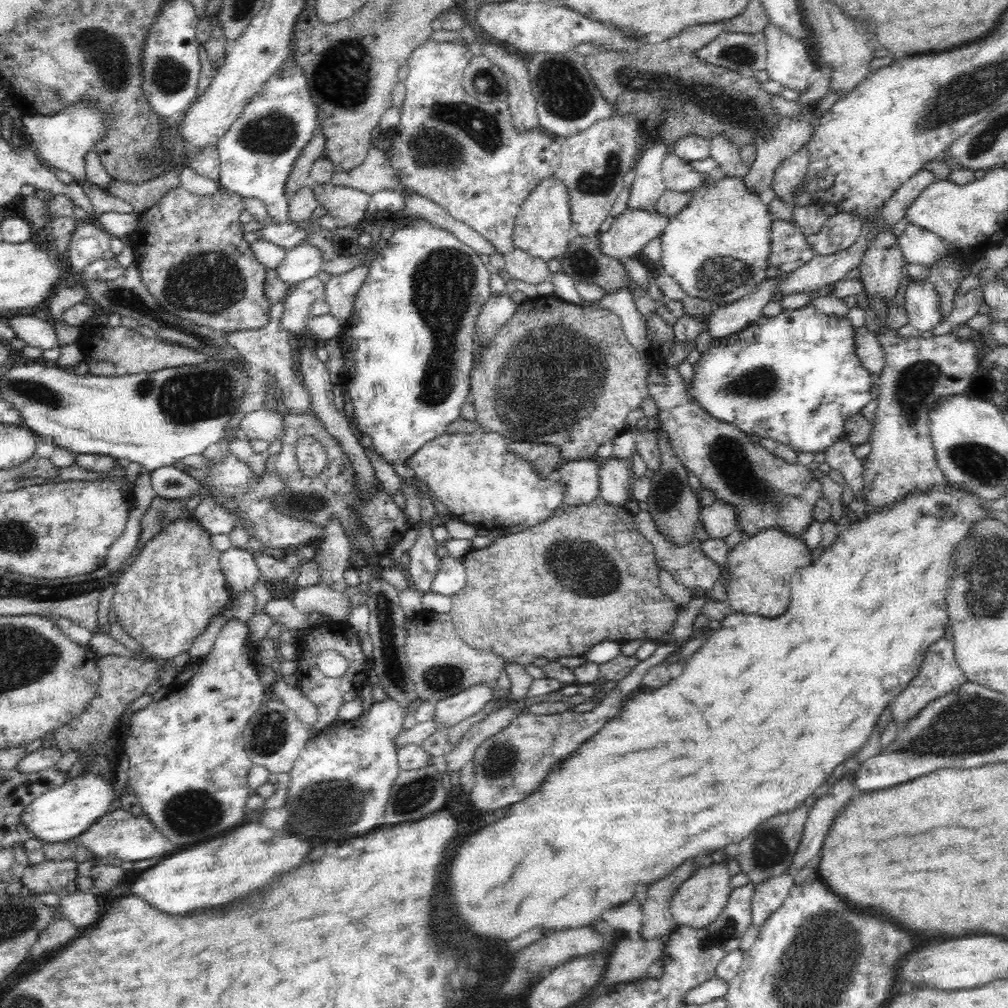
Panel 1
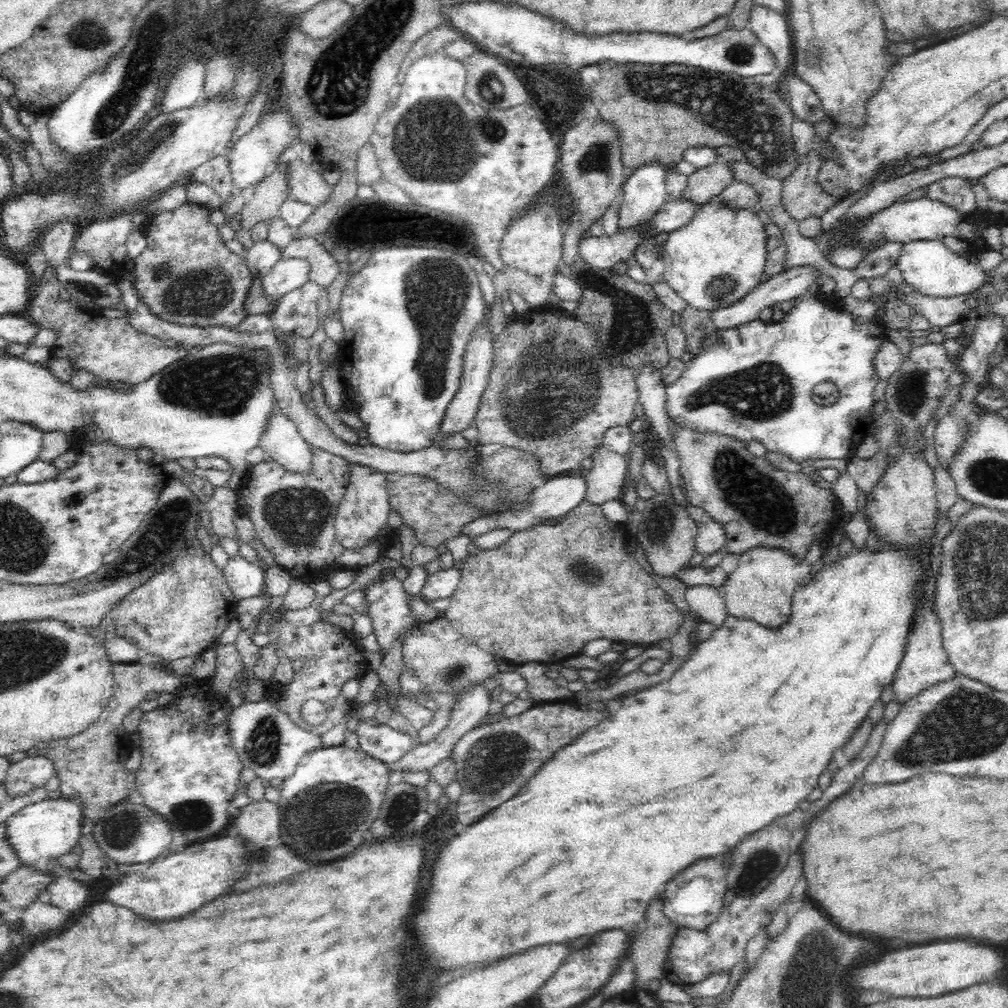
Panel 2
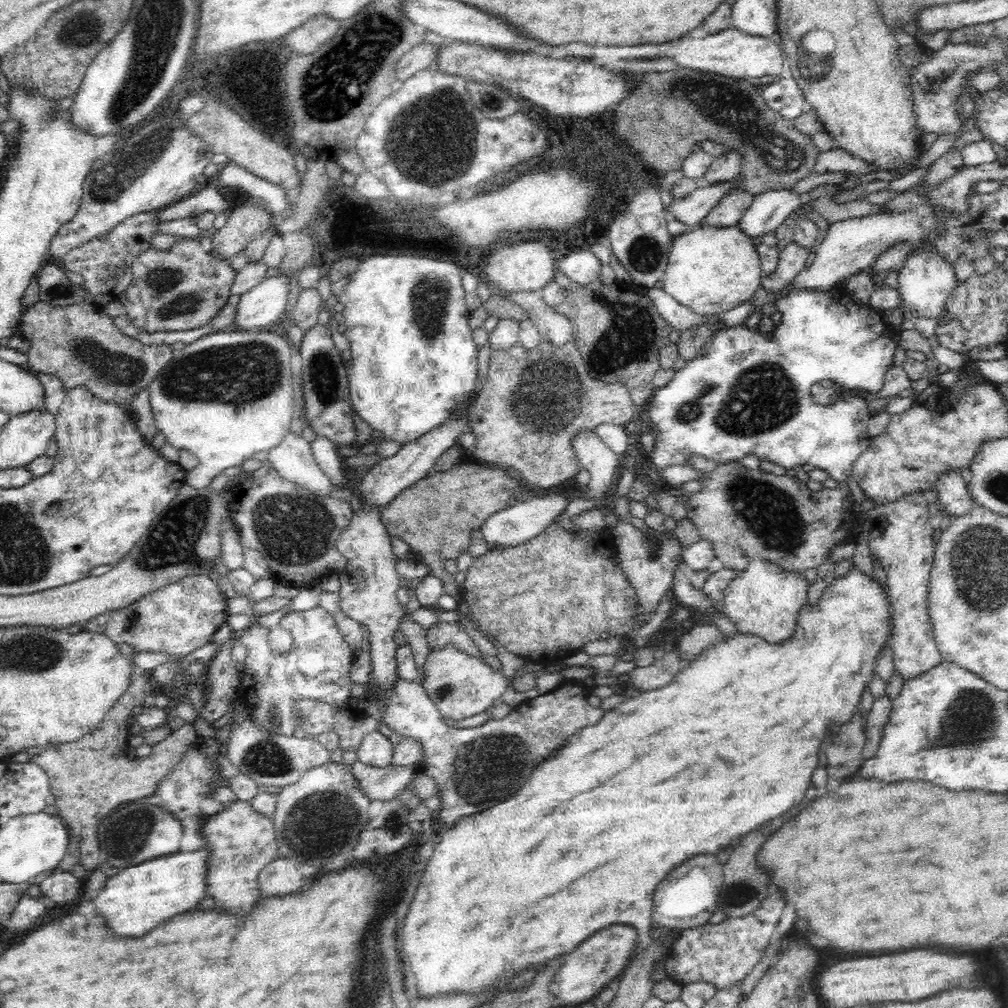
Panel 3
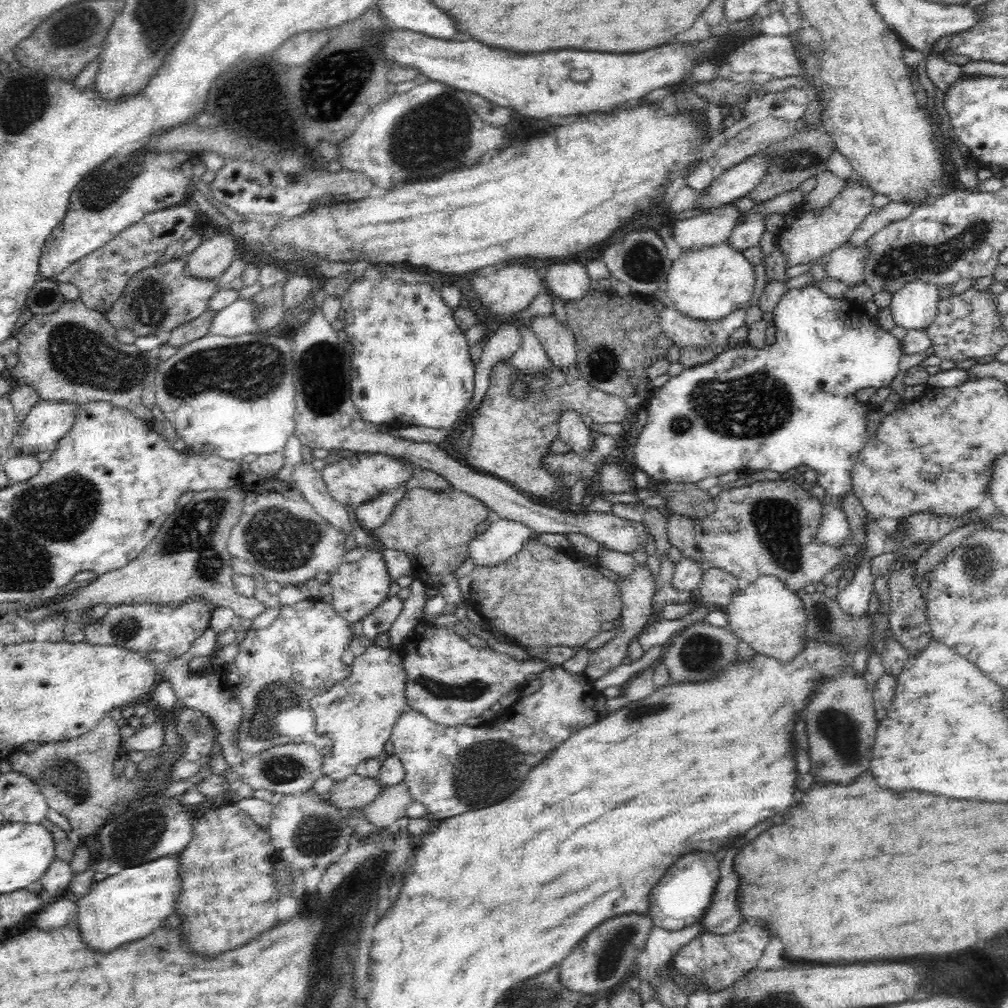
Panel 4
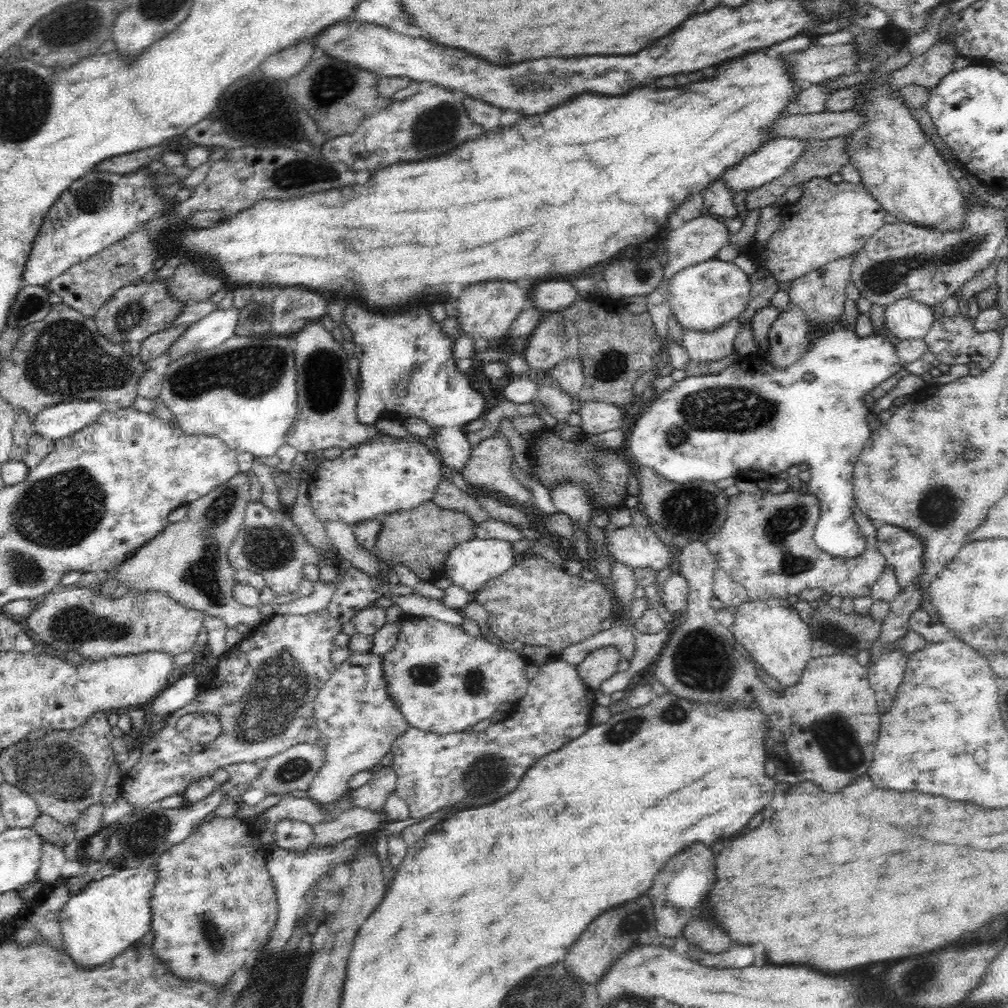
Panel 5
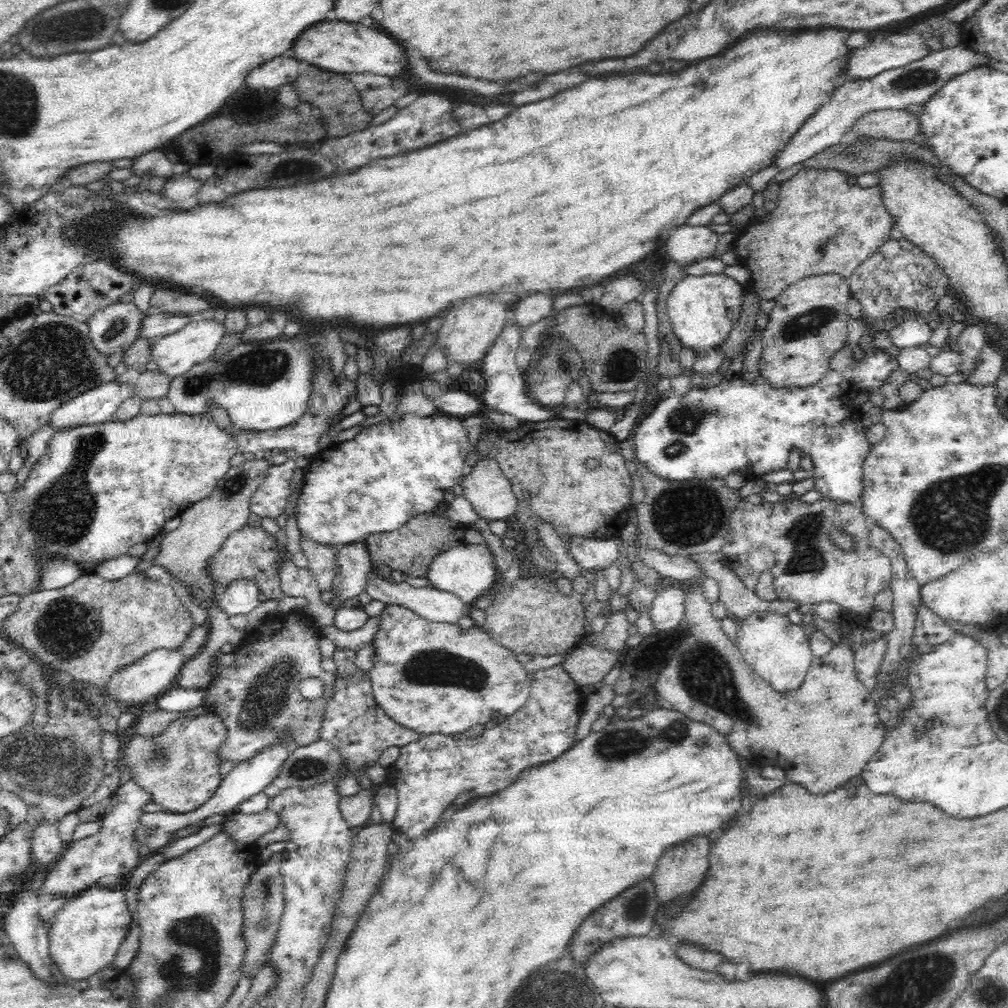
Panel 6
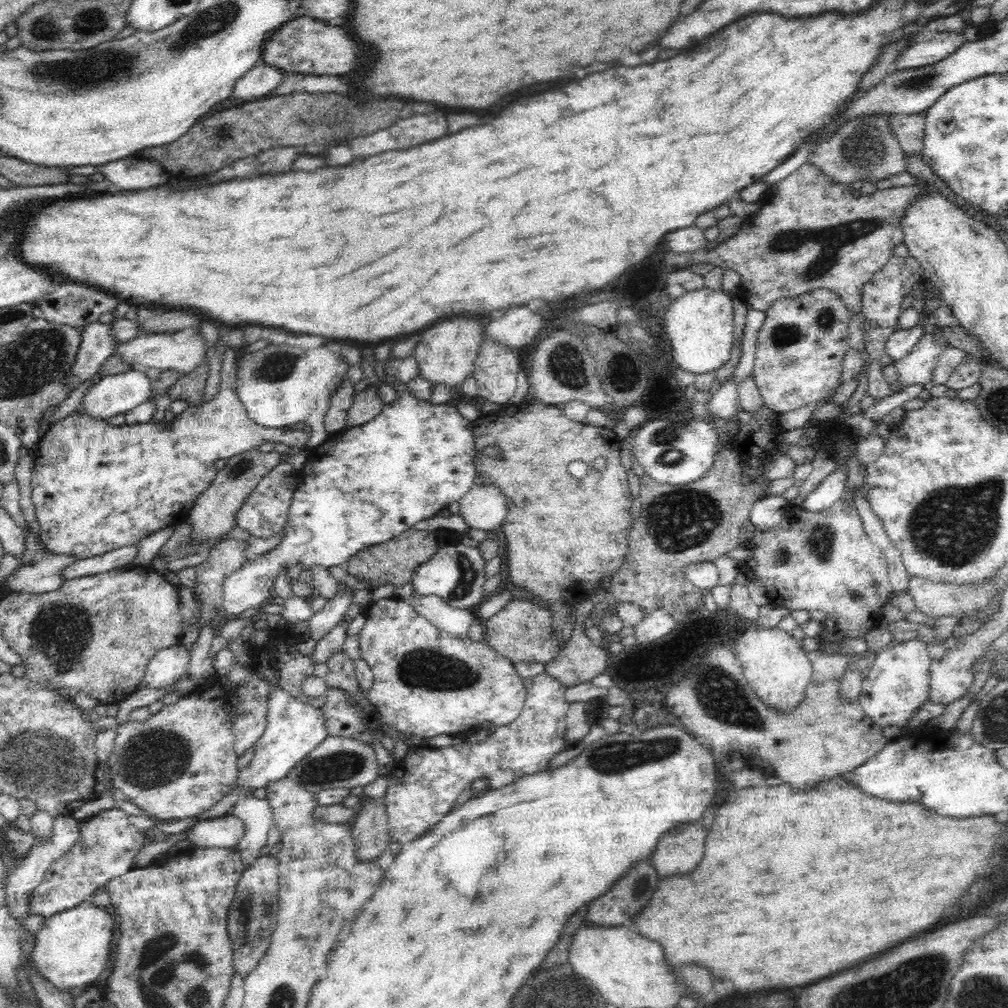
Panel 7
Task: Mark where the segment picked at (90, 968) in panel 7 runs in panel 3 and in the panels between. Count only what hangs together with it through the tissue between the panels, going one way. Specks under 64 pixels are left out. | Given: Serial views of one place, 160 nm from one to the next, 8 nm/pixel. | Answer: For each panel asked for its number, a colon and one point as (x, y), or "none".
3: (138, 898)
4: (127, 906)
5: (112, 913)
6: (85, 934)

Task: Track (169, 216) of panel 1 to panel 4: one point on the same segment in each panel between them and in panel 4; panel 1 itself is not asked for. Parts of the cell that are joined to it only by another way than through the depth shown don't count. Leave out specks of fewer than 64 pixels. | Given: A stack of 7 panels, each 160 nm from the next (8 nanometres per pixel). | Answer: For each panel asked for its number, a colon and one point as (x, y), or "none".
2: (185, 275)
3: (181, 289)
4: (158, 299)

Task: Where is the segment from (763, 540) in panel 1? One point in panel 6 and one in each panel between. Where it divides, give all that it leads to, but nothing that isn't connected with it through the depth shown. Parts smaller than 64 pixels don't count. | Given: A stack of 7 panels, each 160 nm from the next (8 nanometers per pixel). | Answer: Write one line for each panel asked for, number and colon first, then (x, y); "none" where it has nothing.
2: (762, 587)
3: (765, 601)
4: (768, 616)
5: (770, 630)
6: (777, 650)

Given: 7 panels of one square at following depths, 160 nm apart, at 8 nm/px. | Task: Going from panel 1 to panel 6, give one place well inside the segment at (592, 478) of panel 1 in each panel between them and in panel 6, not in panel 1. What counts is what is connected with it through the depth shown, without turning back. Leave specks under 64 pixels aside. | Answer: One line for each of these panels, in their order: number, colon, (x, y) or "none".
2: (555, 497)
3: (517, 524)
4: (504, 539)
5: (470, 565)
6: (467, 570)

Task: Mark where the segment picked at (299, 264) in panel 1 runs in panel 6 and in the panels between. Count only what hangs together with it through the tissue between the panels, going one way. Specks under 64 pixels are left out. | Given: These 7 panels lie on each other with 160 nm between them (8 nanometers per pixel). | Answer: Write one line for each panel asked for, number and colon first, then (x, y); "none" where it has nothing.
2: (287, 274)
3: (264, 304)
4: (239, 318)
5: (218, 326)
6: (175, 353)

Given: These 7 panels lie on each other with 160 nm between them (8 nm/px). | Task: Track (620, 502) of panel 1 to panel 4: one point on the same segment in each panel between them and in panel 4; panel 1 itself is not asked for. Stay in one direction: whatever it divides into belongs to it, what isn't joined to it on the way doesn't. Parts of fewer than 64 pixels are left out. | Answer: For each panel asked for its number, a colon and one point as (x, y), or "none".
2: (606, 479)
3: (593, 454)
4: (573, 430)

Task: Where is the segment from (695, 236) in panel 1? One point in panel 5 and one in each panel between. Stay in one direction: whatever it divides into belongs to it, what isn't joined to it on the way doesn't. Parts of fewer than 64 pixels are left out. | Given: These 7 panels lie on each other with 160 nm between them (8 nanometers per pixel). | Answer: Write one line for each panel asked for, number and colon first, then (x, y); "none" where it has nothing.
2: (712, 262)
3: (711, 269)
4: (708, 283)
5: (702, 297)

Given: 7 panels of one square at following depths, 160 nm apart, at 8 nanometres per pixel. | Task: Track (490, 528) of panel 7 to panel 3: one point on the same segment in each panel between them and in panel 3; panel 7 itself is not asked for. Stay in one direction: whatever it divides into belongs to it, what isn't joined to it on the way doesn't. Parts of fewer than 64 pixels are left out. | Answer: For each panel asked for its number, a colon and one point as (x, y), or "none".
3: (533, 402)
4: (511, 436)
5: (488, 470)
6: (490, 493)

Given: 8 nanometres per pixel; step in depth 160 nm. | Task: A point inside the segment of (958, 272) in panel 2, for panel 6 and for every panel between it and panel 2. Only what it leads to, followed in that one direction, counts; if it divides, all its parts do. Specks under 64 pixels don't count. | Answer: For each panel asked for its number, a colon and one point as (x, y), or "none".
3: (925, 281)
4: (914, 307)
5: (906, 318)
6: (912, 331)

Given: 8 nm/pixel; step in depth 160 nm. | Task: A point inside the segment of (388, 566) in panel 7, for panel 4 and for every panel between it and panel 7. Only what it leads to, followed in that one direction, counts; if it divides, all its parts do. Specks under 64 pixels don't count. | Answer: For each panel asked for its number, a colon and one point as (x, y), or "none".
4: (434, 530)
5: (421, 538)
6: (411, 548)

